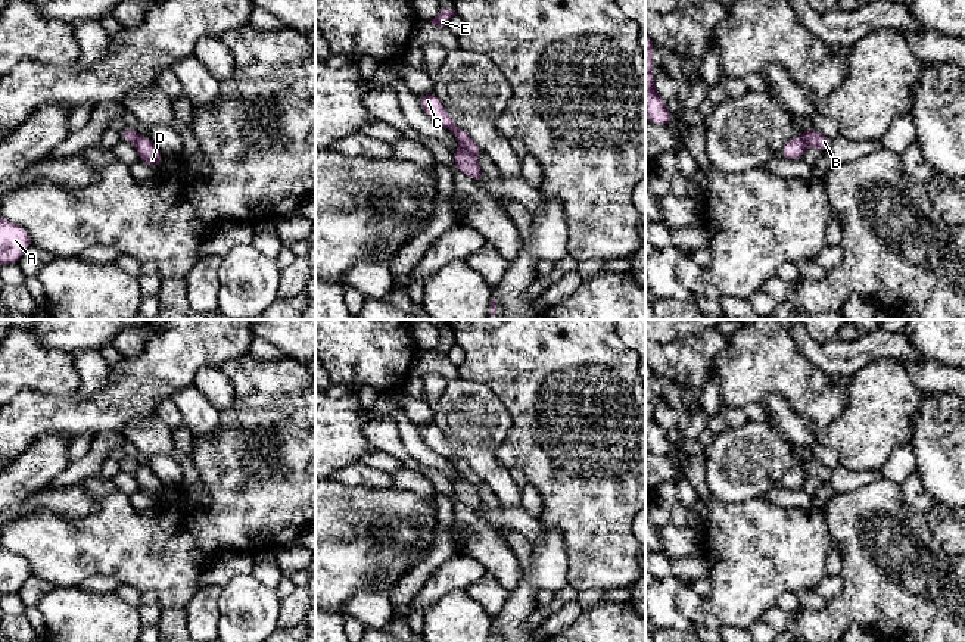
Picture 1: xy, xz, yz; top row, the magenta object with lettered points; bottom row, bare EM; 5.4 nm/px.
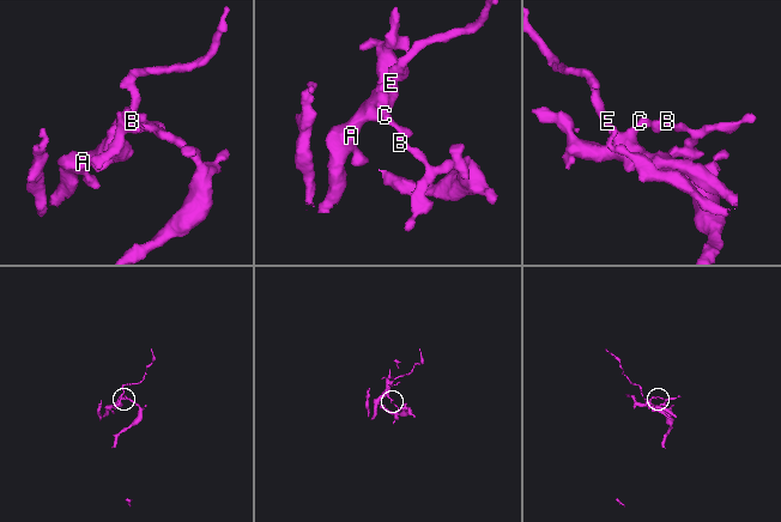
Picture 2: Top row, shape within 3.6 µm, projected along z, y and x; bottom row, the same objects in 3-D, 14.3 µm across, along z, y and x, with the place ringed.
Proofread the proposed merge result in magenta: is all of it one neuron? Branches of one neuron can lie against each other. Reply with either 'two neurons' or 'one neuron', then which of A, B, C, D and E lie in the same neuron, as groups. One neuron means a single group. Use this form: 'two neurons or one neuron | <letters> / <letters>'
two neurons | A C D E / B

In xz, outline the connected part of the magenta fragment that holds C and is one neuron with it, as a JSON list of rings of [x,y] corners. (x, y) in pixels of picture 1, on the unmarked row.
[[[433,421],[420,426],[418,431],[430,449],[454,462],[463,479],[466,479],[473,486],[483,483],[482,477],[470,468],[469,462],[457,456],[452,448],[446,443],[441,428]]]

